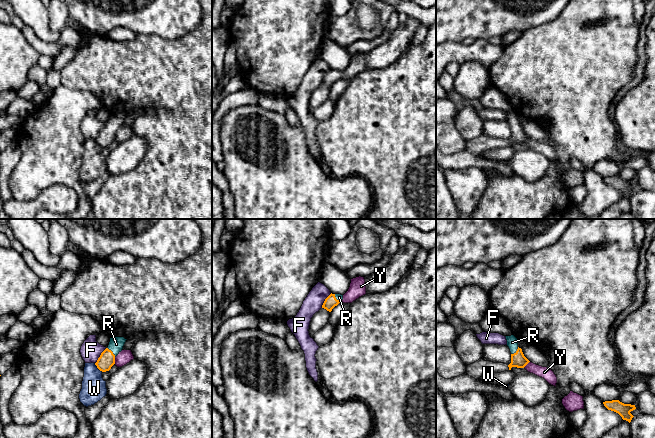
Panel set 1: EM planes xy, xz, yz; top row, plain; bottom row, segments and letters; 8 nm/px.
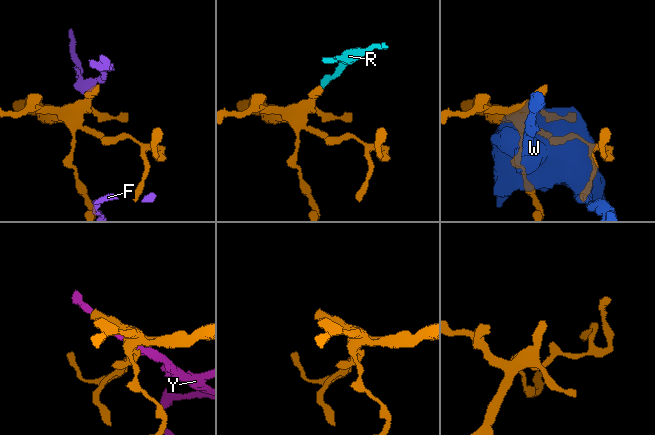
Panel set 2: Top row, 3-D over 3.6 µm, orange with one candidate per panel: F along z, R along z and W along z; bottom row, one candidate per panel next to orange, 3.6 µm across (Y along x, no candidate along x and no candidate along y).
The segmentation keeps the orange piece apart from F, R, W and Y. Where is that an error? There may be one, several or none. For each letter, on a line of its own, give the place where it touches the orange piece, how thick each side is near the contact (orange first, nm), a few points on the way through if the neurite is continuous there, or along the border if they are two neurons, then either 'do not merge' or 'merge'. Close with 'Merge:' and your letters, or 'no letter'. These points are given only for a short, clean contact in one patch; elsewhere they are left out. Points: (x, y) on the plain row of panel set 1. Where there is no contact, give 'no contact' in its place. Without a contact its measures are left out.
F: contact xy (100, 132); calibres 130 and 160 nm; do not merge
R: contact xy (112, 128); calibres 130 and 120 nm; way xy (106, 136), (112, 128), (116, 120); merge
W: contact xy (98, 144); calibres 130 and 190 nm; do not merge
Y: contact xy (114, 136); calibres 130 and 110 nm; do not merge
Merge: R

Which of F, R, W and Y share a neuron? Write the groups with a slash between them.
F / R / W / Y

